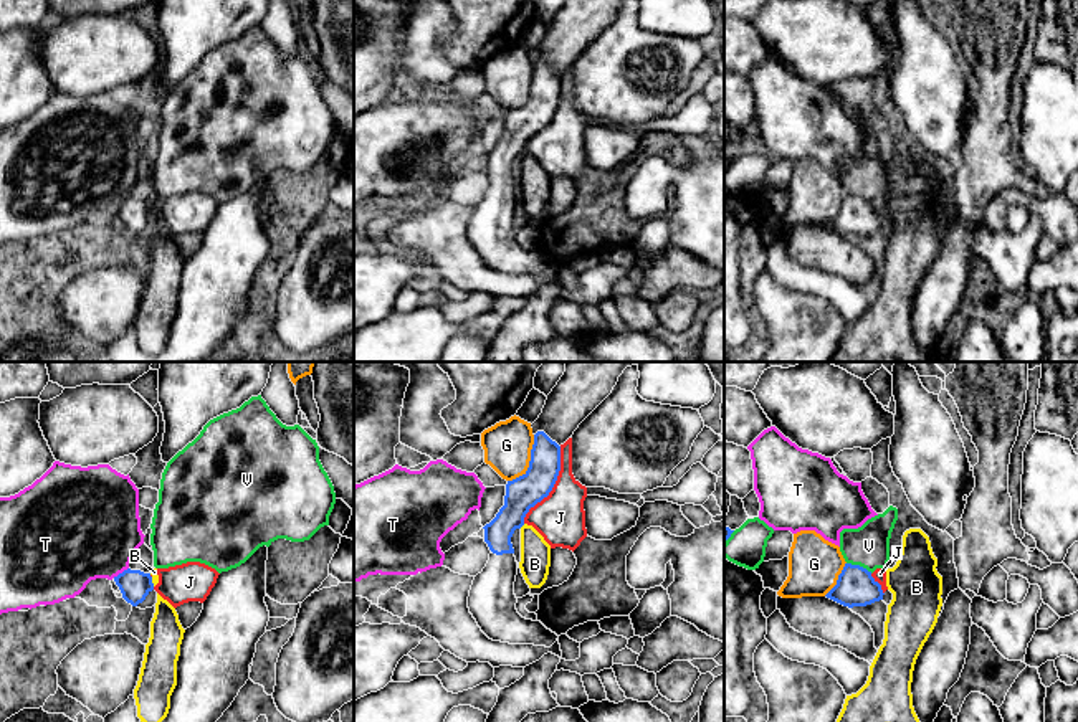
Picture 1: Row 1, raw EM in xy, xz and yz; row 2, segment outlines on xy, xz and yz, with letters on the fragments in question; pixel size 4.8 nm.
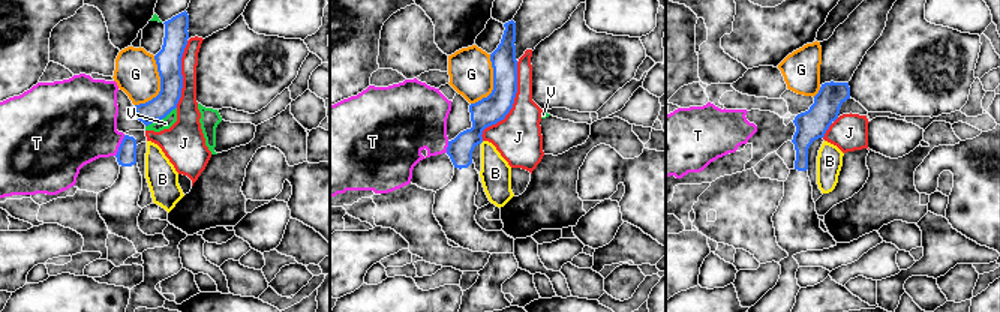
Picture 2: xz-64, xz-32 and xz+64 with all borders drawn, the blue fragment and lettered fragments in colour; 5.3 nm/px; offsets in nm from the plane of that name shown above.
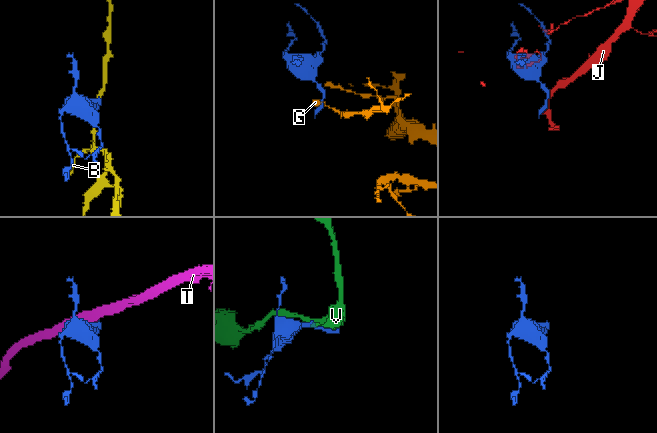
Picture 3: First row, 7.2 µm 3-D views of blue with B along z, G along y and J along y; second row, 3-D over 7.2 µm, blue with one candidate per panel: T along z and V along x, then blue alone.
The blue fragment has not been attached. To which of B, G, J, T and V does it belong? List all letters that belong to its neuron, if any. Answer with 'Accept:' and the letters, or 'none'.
Accept: none

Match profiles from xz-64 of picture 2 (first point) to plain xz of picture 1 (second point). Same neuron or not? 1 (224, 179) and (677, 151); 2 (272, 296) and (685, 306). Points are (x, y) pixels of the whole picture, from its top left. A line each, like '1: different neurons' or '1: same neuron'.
1: same neuron
2: different neurons

